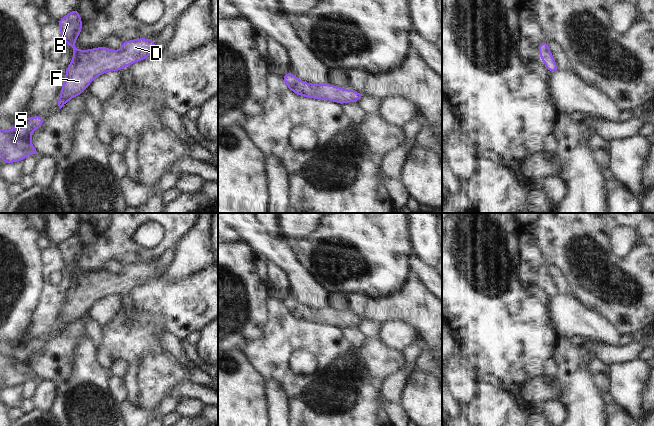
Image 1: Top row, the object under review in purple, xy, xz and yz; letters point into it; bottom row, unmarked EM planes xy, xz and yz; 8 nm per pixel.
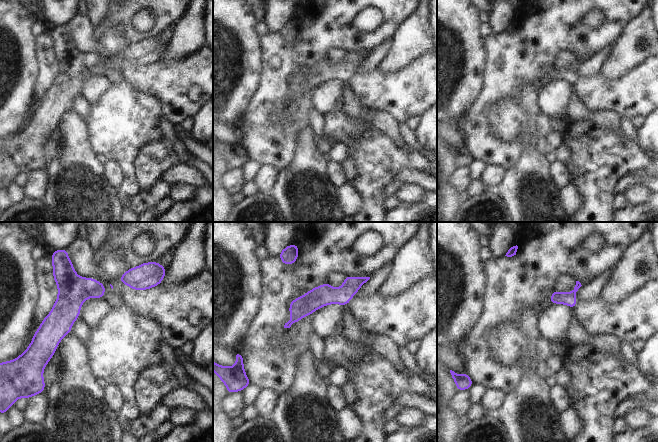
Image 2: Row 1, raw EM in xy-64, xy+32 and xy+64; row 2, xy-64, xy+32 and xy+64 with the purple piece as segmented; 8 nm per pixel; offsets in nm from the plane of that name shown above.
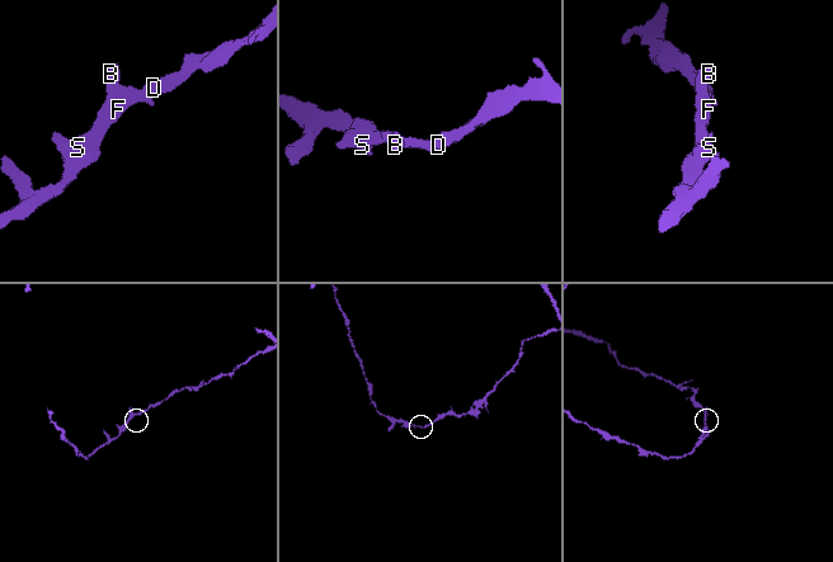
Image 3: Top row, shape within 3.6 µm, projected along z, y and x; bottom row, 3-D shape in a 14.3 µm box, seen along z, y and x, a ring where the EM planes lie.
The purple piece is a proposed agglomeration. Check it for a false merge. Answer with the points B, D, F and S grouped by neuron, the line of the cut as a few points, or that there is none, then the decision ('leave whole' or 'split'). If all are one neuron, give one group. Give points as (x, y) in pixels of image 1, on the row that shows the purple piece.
B D F S | no cut | leave whole

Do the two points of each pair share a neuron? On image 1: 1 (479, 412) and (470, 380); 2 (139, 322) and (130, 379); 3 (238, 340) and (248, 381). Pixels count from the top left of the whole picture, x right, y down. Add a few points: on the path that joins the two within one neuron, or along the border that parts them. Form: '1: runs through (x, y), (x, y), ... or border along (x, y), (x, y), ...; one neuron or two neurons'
1: border along (480, 381), (477, 393), (469, 402); two neurons
2: runs through (136, 336), (132, 340), (132, 365); one neuron
3: border along (241, 349), (231, 349), (228, 352); two neurons

